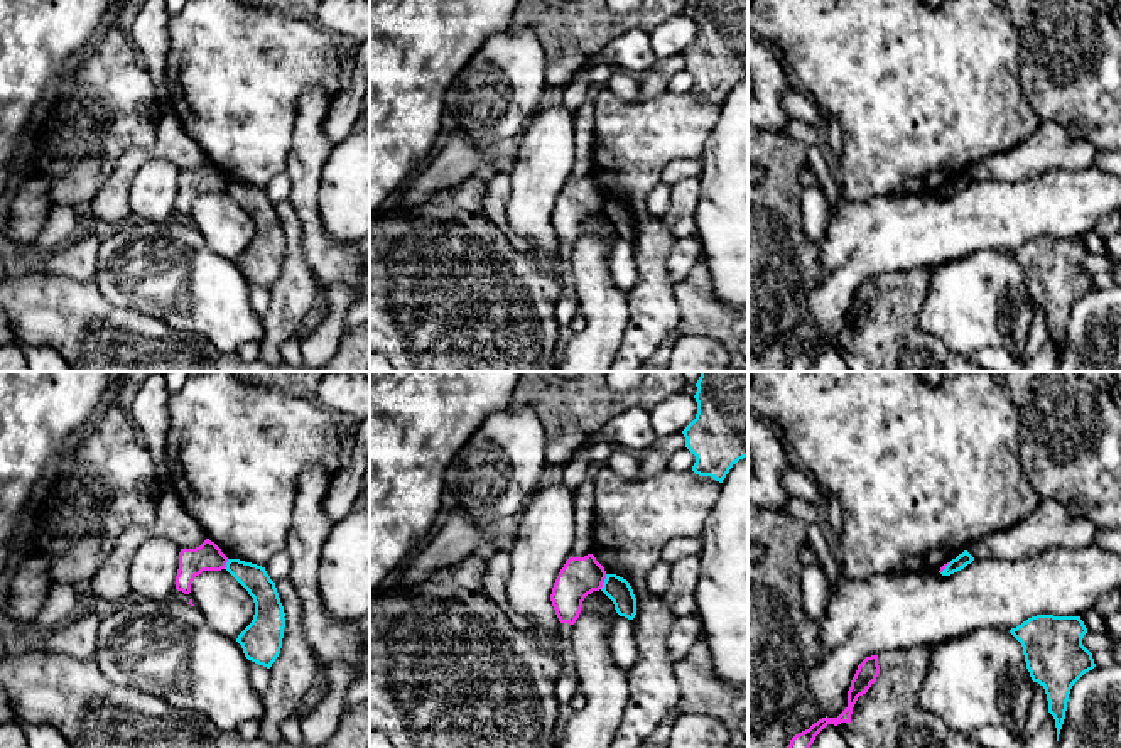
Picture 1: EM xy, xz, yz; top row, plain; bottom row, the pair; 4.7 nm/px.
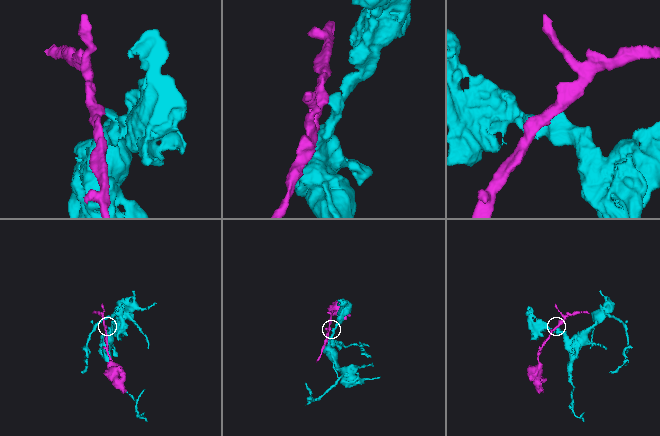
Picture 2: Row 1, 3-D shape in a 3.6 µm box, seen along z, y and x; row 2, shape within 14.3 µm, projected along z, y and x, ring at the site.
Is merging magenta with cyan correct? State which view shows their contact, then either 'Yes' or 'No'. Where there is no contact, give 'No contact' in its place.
Touches magenta in xz. No

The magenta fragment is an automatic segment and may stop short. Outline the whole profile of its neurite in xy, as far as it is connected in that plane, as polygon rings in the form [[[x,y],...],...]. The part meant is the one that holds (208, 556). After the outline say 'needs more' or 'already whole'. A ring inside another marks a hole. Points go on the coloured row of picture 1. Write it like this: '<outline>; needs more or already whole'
[[[209,539],[196,549],[181,549],[176,589],[189,594],[196,576],[203,571],[221,571],[226,567],[226,562],[228,557]]]; already whole

